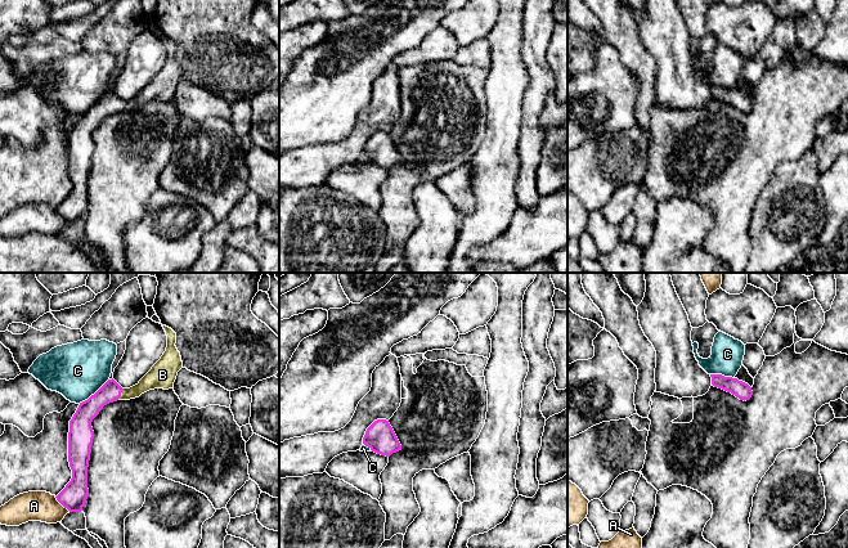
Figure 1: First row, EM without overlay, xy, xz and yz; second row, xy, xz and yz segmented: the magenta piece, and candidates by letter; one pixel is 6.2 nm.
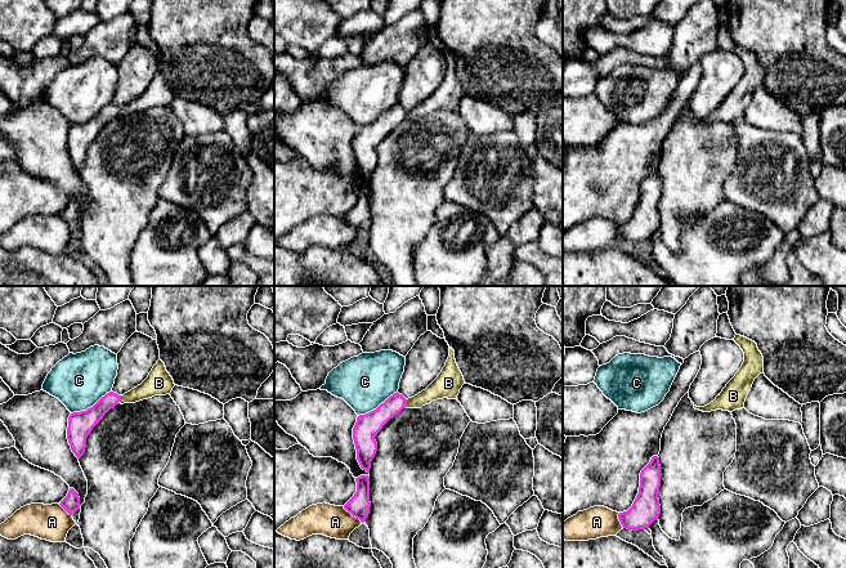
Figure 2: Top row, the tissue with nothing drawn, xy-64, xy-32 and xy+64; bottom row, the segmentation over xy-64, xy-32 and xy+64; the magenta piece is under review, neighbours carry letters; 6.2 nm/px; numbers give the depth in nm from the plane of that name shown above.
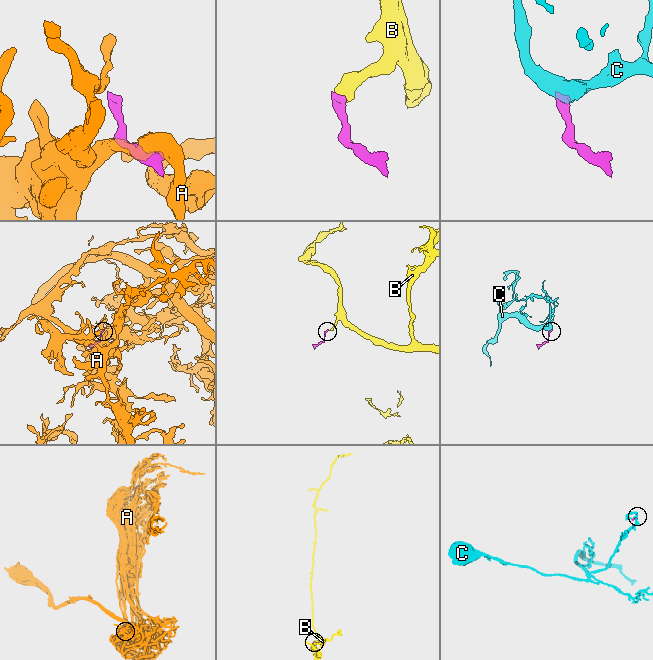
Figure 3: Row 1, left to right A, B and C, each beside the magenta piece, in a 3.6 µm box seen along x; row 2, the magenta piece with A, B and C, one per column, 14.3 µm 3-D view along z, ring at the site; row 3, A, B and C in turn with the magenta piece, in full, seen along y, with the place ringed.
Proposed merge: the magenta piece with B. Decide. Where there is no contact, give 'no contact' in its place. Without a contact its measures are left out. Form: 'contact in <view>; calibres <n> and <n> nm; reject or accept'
contact in xy; calibres 130 and 130 nm; accept

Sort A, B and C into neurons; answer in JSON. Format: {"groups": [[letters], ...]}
{"groups": [["A"], ["B"], ["C"]]}

